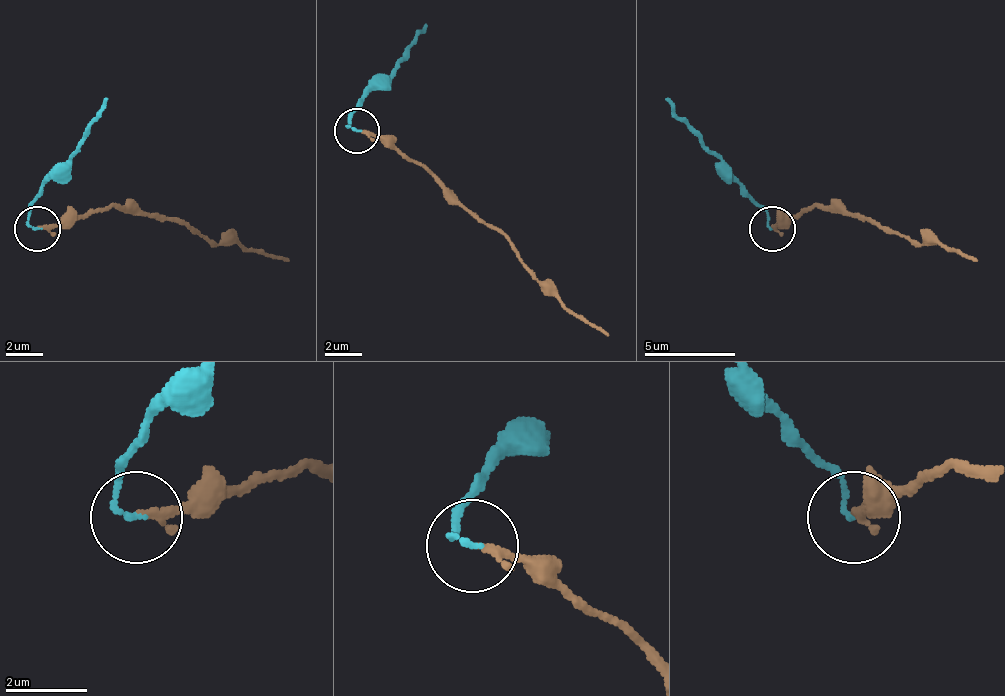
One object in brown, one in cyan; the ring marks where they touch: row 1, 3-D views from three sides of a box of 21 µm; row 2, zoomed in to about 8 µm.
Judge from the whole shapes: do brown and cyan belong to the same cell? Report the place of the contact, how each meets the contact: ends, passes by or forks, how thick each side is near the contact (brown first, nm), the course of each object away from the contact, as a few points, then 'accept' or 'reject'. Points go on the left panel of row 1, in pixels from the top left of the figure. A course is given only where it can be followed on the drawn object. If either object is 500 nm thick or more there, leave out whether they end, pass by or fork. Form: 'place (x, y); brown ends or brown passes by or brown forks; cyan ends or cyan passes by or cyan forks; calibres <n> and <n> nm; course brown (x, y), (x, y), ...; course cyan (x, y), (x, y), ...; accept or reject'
place (37, 229); brown ends; cyan ends; calibres 170 and 140 nm; course brown (36, 227), (68, 227), (100, 209), (141, 209), (182, 218), (210, 241), (241, 241), (287, 259); course cyan (36, 227), (27, 223), (27, 205), (109, 100); reject

